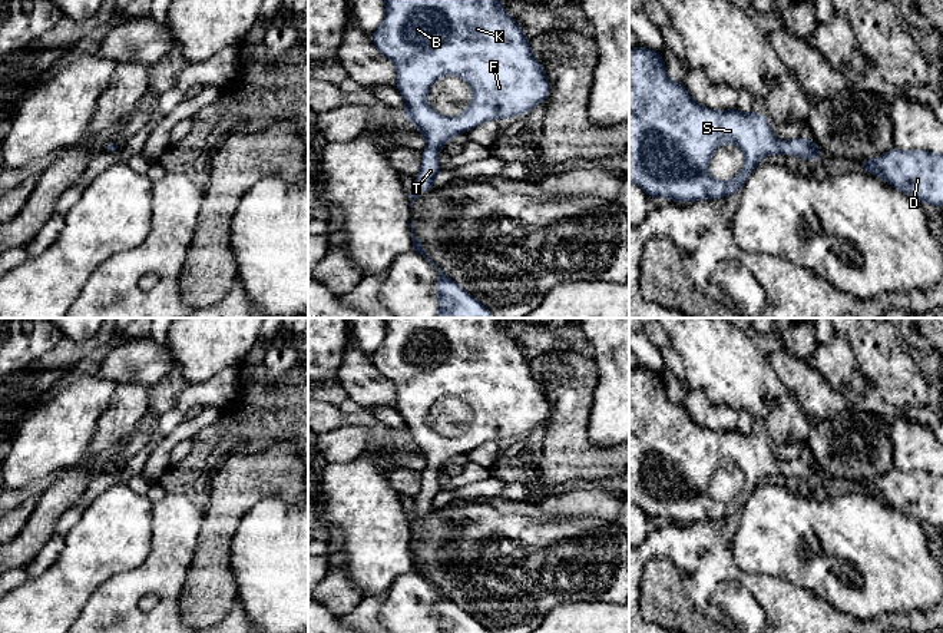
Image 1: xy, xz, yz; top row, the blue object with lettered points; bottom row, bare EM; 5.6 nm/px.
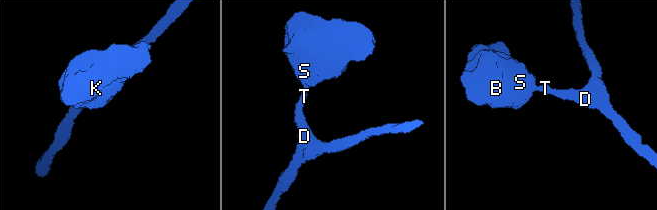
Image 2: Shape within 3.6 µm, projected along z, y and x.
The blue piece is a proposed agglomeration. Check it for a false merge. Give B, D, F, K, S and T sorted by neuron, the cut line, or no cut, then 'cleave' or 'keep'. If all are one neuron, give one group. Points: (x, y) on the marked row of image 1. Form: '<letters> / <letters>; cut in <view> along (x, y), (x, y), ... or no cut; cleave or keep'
B D F K S T; no cut; keep

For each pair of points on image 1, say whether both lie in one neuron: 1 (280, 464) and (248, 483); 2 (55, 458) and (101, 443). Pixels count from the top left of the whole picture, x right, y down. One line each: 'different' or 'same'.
1: same
2: different

